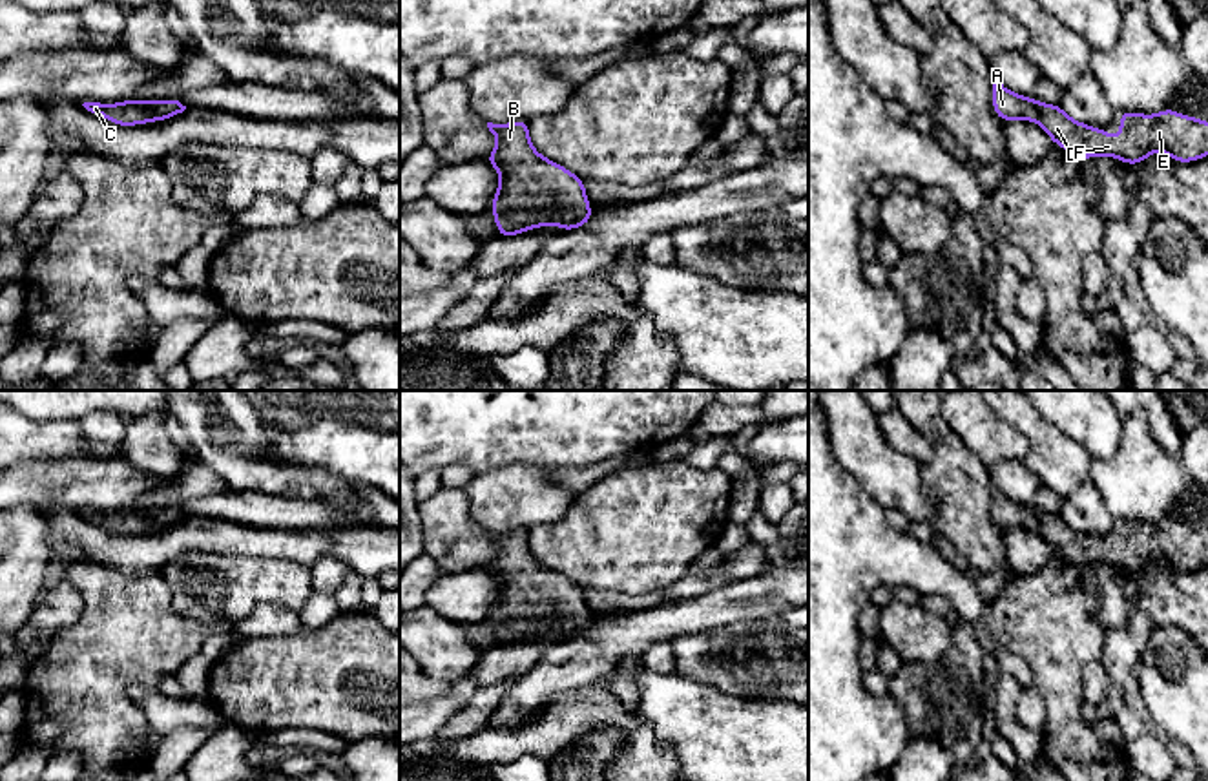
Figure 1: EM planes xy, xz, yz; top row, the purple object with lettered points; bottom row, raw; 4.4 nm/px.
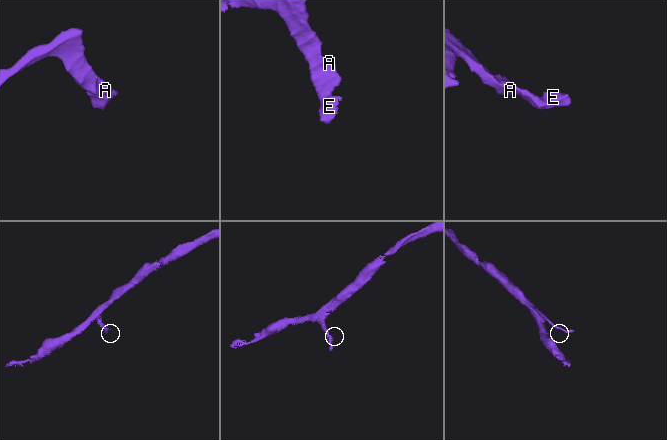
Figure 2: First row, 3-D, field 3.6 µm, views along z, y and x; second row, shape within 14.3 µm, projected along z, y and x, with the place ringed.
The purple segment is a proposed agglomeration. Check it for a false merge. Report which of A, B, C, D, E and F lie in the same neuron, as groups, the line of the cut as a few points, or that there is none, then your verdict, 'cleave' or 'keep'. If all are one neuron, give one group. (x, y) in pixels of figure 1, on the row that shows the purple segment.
groups A B C D E F; cut none; keep

